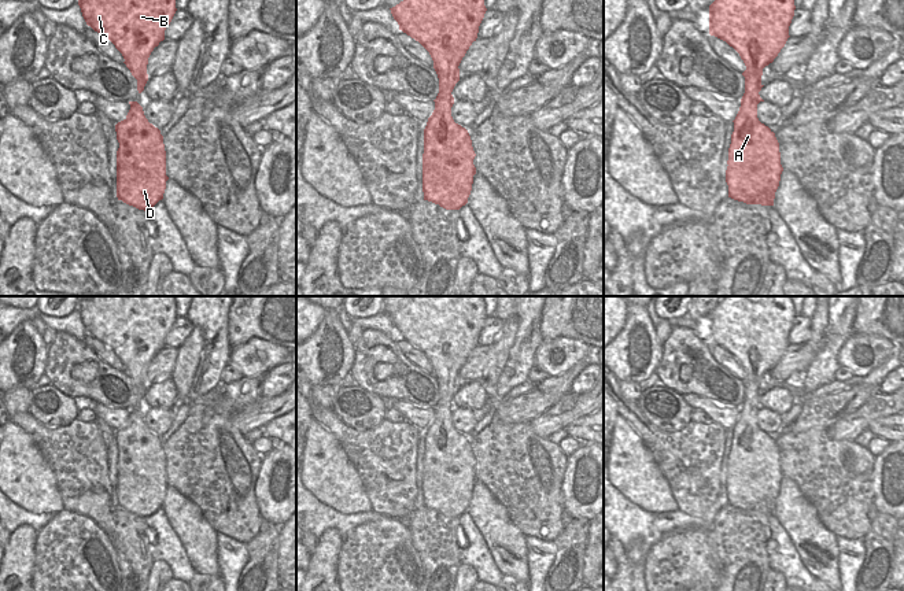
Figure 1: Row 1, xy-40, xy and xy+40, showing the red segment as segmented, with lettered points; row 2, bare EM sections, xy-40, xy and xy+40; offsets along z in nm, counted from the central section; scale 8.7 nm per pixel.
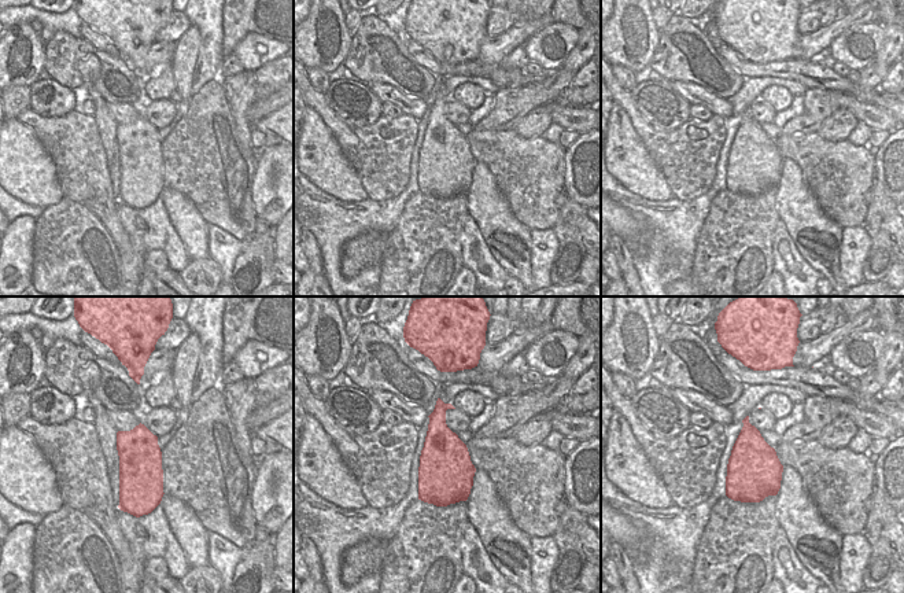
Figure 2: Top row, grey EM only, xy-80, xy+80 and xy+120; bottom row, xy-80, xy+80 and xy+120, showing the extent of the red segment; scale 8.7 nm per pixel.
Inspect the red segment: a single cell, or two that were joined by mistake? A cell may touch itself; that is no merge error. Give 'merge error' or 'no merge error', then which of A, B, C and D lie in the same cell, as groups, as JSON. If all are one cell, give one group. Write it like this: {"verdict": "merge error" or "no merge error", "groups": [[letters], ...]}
{"verdict": "no merge error", "groups": [["A", "B", "C", "D"]]}

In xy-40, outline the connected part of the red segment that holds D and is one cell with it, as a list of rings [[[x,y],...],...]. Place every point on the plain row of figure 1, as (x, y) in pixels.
[[[129,409],[126,425],[115,432],[119,455],[117,458],[117,505],[139,517],[148,517],[163,506],[166,496],[166,458],[163,443],[144,422],[137,409]]]

